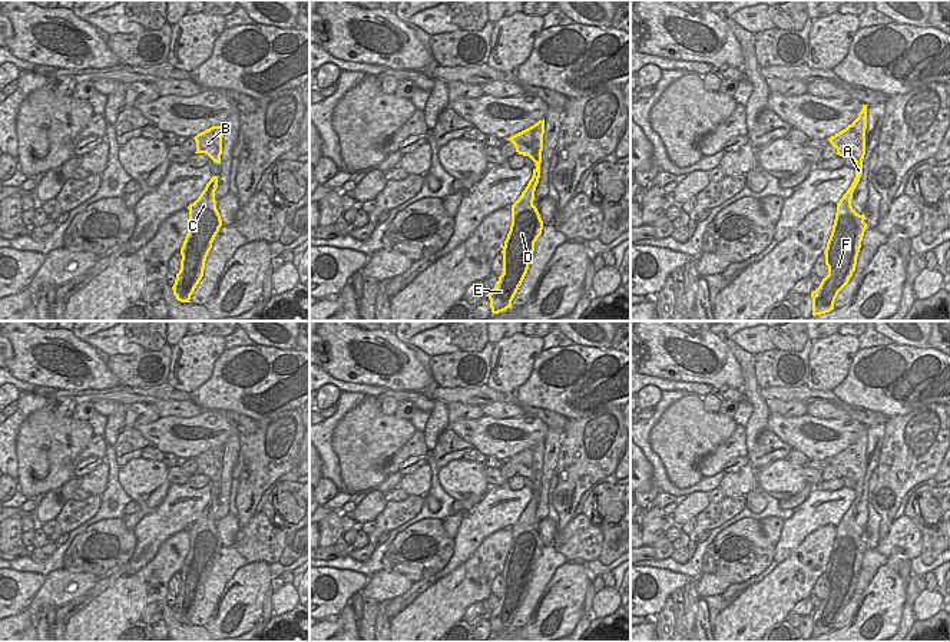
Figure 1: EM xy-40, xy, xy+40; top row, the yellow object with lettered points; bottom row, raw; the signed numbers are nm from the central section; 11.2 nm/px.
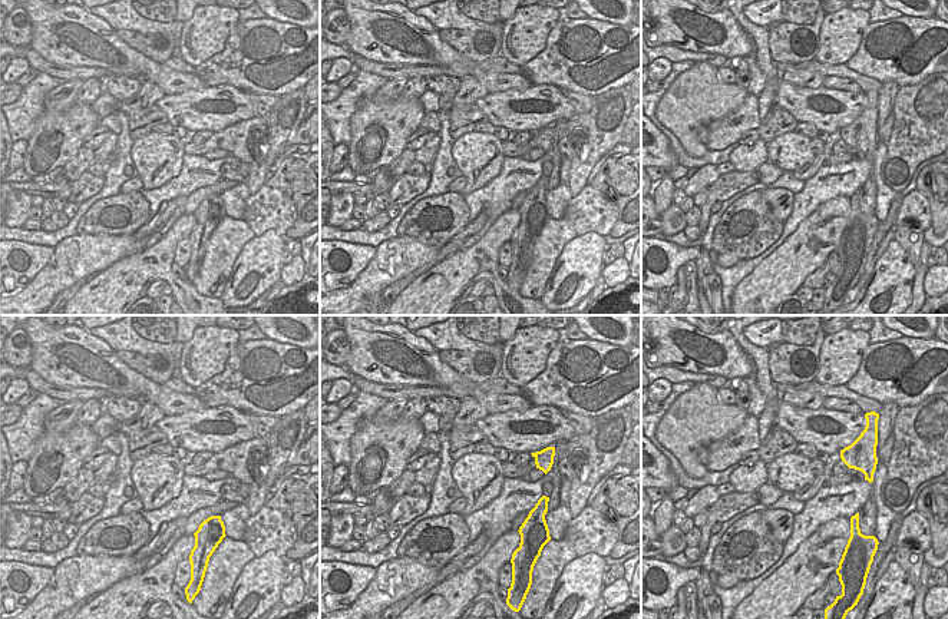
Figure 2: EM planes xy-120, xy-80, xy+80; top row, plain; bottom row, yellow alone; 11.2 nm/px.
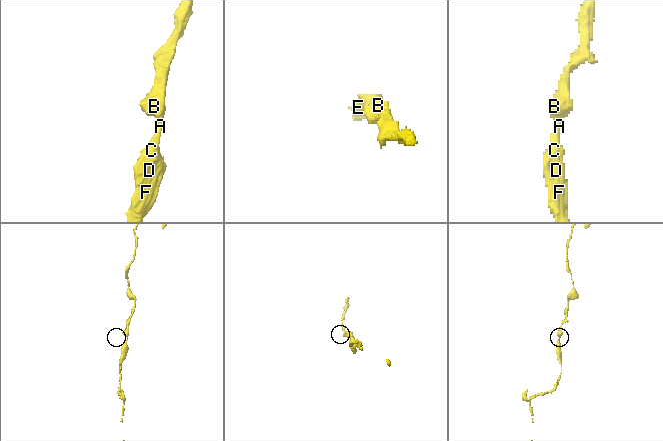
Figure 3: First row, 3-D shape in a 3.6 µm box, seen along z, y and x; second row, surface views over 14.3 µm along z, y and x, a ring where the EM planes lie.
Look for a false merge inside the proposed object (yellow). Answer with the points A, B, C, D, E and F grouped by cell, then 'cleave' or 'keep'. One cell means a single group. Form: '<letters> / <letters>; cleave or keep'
A B C D E F; keep

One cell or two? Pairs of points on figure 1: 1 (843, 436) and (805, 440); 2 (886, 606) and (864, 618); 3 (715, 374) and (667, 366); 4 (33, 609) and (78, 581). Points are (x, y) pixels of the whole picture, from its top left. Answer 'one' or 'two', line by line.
1: one
2: one
3: one
4: one

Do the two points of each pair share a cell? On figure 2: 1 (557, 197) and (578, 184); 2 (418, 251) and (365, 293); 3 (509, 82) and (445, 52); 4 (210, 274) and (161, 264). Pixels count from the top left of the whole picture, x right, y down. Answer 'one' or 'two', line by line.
1: two
2: one
3: one
4: two

